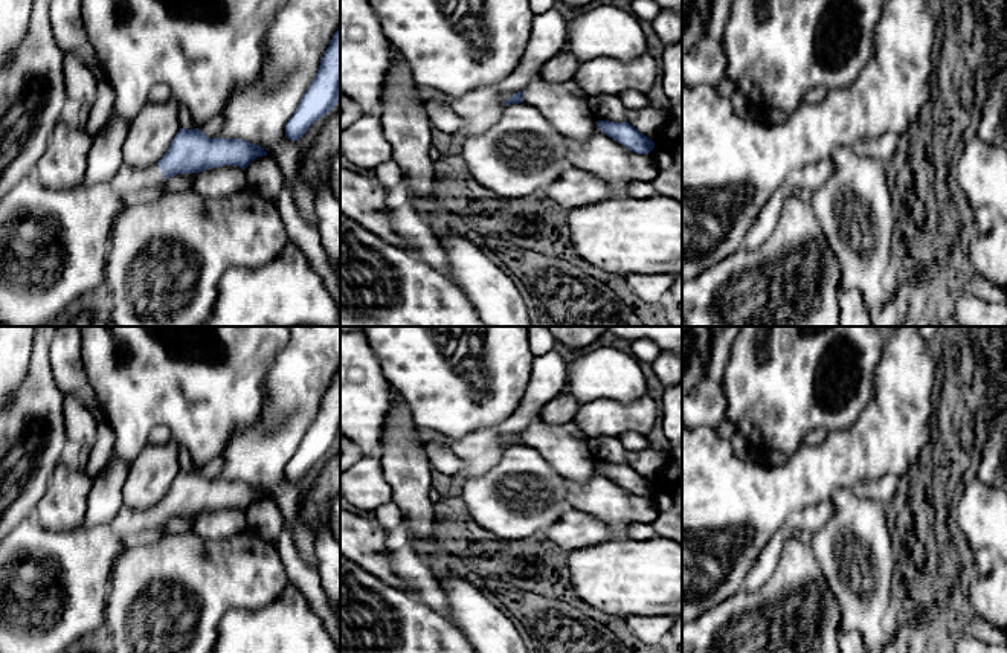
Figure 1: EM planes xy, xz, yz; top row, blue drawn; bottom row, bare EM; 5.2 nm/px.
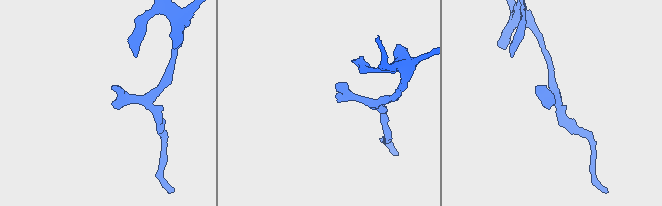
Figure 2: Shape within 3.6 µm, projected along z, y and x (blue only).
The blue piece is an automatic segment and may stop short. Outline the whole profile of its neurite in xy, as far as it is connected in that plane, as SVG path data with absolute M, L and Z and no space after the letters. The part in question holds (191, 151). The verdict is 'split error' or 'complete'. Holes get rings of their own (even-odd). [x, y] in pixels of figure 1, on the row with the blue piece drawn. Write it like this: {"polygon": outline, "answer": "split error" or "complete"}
{"polygon": "M180 128L157 165L134 168L122 163L110 183L53 191L41 186L34 175L20 180L0 200L0 326L46 326L63 320L73 301L102 282L111 229L125 209L125 194L159 188L172 175L223 165L246 169L262 156L267 156L264 148L247 140L211 139L198 128Z", "answer": "split error"}

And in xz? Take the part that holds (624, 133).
{"polygon": "M598 121L598 128L636 154L648 154L655 148L655 142L629 122Z", "answer": "complete"}

